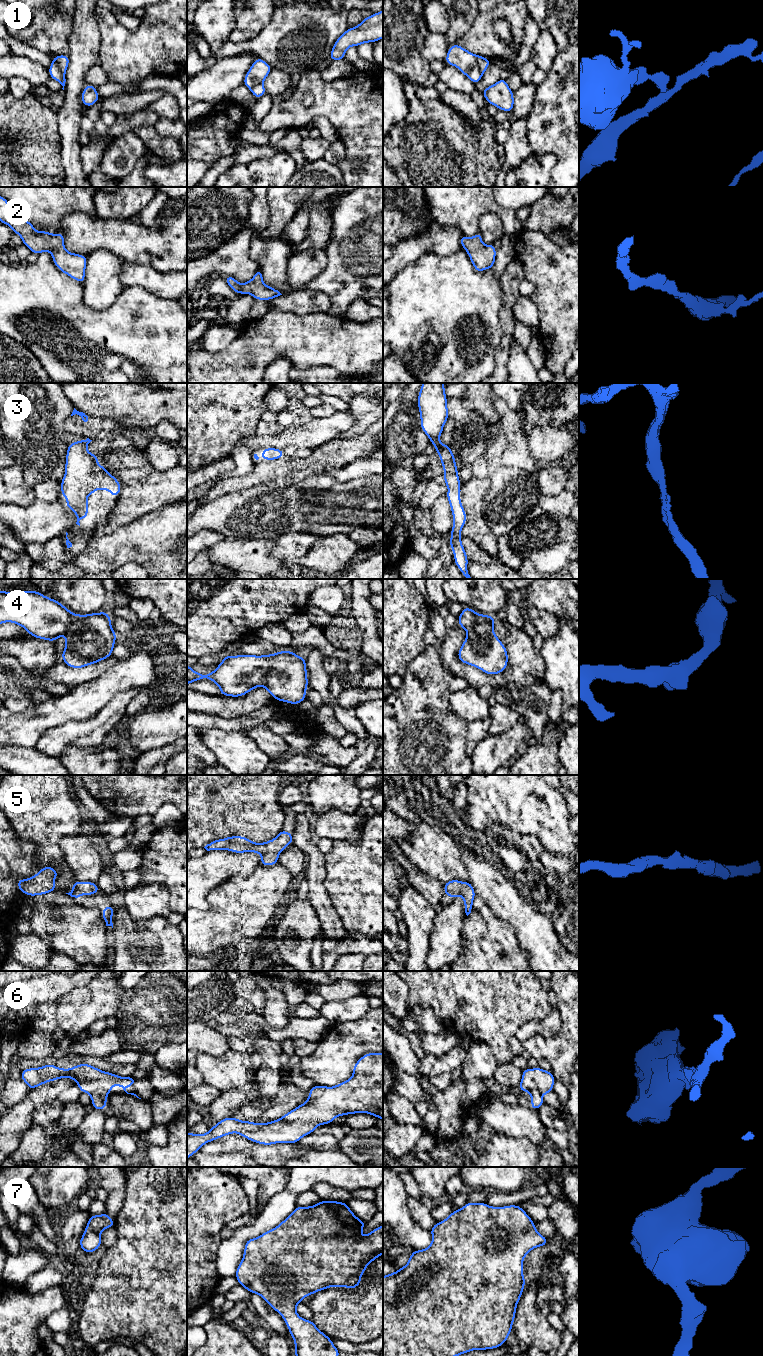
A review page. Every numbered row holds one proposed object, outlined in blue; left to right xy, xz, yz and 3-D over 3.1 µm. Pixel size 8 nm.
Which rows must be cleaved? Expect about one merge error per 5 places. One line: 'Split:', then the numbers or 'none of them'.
Split: 1

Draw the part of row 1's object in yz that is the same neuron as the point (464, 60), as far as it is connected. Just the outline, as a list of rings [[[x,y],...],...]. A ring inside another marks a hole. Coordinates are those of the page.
[[[455,44],[449,47],[445,62],[458,68],[476,85],[482,78],[476,56],[472,52],[462,48],[459,44]]]

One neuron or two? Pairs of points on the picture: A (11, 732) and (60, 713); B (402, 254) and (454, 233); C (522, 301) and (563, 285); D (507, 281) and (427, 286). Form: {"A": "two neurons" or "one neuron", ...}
{"A": "one neuron", "B": "one neuron", "C": "two neurons", "D": "two neurons"}

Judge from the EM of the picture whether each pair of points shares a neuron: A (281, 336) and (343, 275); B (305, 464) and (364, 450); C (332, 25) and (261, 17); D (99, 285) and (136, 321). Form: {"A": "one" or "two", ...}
{"A": "two", "B": "one", "C": "two", "D": "two"}

